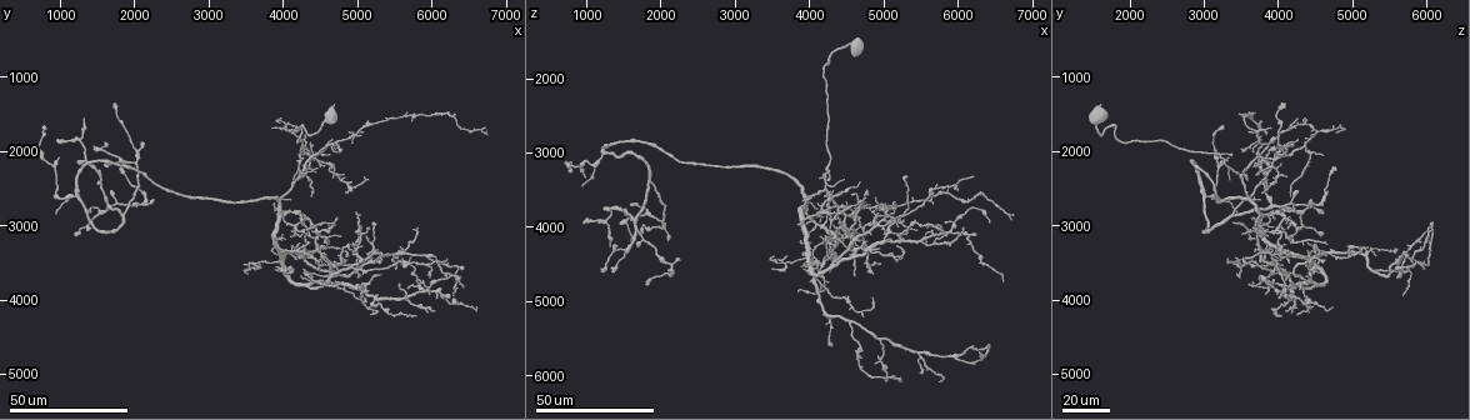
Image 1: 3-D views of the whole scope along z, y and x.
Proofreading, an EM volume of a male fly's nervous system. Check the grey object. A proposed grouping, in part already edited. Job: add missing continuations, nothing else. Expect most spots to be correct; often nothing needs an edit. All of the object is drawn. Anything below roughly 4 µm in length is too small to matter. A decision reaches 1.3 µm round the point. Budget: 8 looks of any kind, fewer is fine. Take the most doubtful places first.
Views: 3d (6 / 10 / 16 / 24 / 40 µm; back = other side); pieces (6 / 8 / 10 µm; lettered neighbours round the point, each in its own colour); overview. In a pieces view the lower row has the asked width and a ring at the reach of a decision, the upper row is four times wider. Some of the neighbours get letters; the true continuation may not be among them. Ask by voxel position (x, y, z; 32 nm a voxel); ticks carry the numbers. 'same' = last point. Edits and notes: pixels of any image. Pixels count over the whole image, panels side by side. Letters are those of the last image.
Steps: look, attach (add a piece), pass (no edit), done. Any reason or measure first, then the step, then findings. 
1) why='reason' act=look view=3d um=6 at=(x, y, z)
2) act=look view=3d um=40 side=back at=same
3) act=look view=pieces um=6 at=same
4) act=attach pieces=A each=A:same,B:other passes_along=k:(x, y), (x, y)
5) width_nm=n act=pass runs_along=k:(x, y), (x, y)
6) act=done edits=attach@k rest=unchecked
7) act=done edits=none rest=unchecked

why='tapers out' act=look view=3d um=40 at=(5800, 4250, 4050)

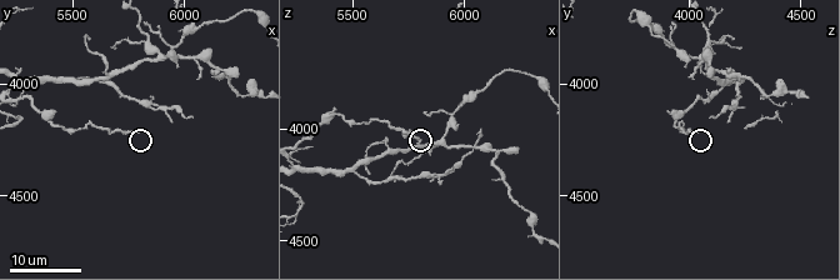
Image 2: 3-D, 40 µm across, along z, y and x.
act=look view=pieces um=8 at=(5780, 4220, 4030)

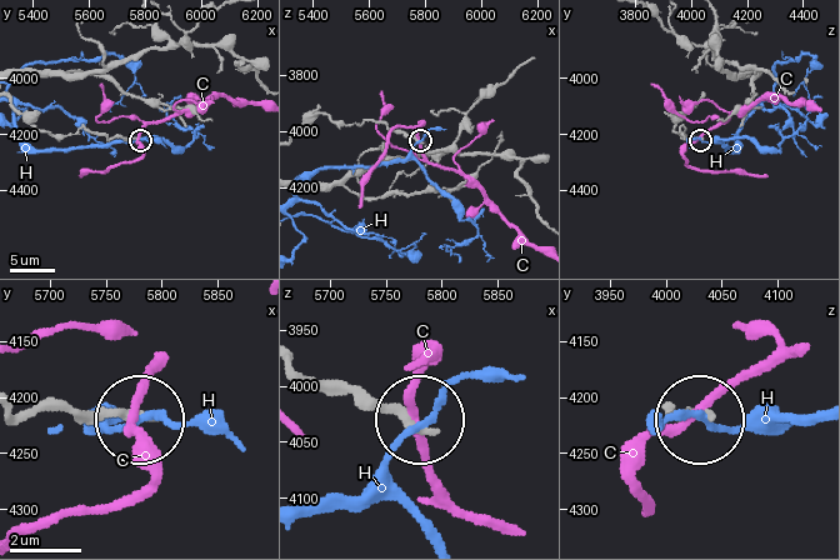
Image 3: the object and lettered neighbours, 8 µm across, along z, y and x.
act=pass each=C:other,H:other runs_along=3:(308, 375), (361, 386), (413, 416) found='none of them fits'

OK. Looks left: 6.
why='end of a long branch' act=look view=3d um=24 at=(5150, 4200, 4250)

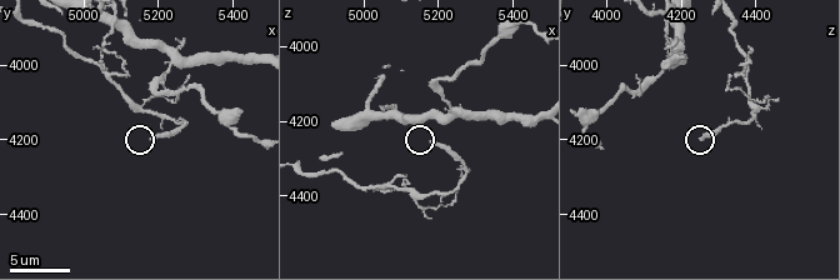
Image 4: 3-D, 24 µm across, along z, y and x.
act=look view=pieces um=6 at=(5180, 4200, 4260)

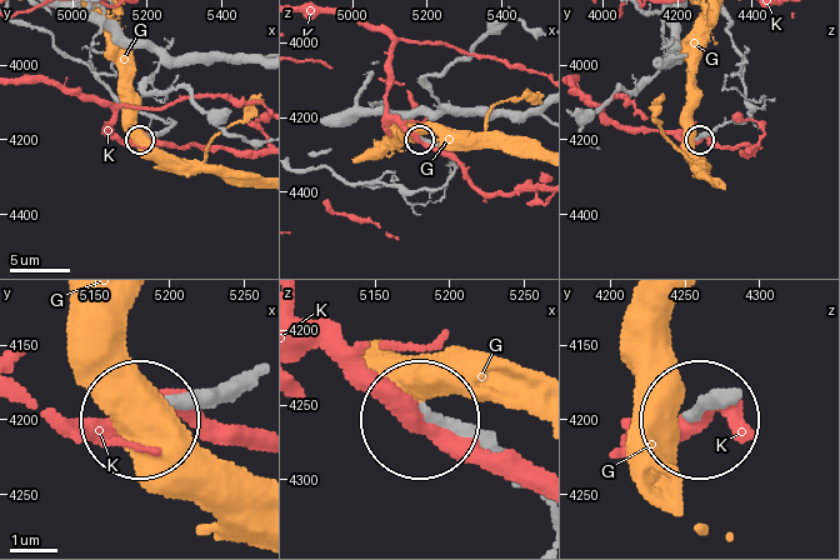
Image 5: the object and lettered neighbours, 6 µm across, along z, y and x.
act=pass each=G:other,K:other runs_along=5:(326, 168), (346, 183), (433, 191), (454, 164), (421, 140) found='no lettered piece goes on from it'

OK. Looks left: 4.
why='branch stops here' act=look view=3d um=24 at=(4800, 3150, 4200)

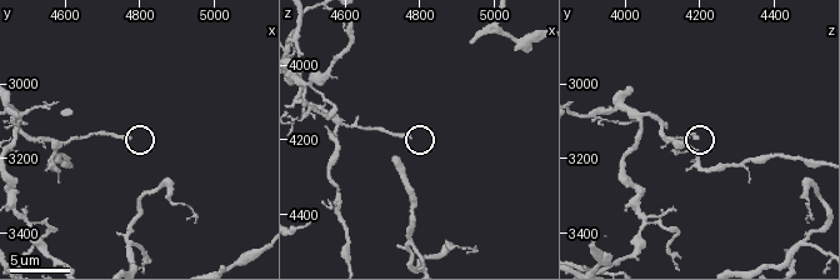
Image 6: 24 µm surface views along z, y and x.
act=look view=pieces um=6 at=(4770, 3150, 4190)

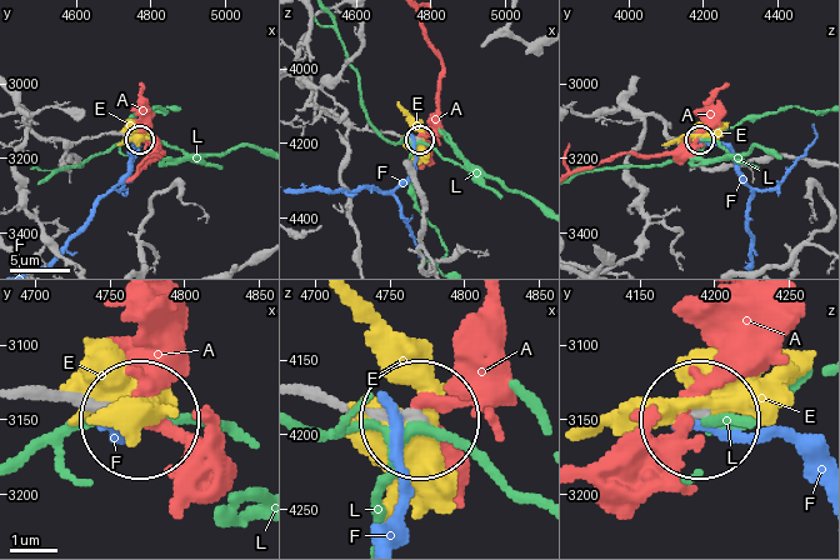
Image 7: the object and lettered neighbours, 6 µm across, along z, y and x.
act=pass each=A:other,E:other,F:other,L:other found='no lettered piece goes on from it'

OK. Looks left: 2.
why='branch stops here' act=look view=3d um=24 at=(4700, 3750, 4250)

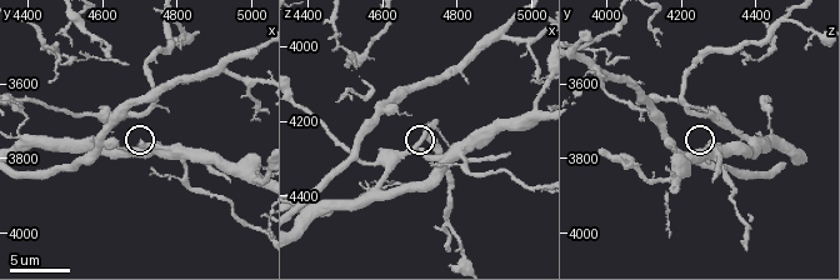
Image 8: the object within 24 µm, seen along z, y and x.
act=look view=pieces um=6 at=(4700, 3760, 4280)

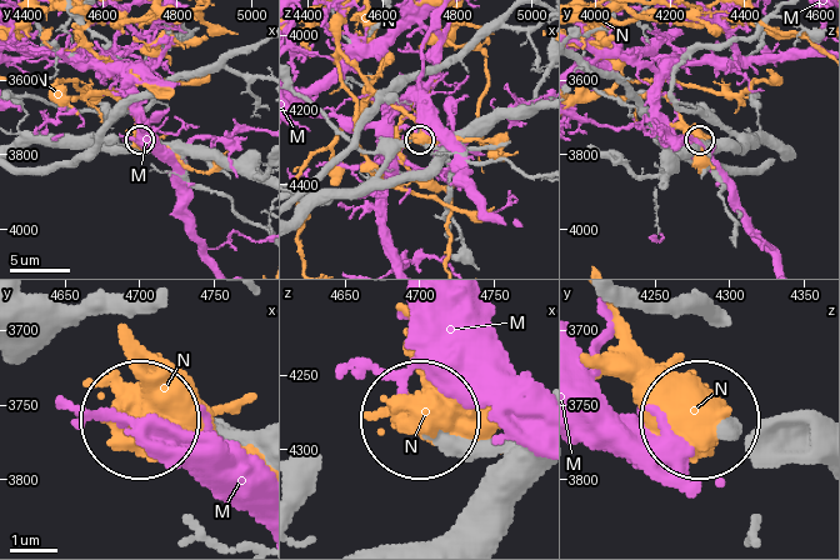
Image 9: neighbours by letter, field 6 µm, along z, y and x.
act=pass each=M:other,N:other found='no lettered piece goes on from it'

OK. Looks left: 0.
act=done edits=none rest=unchecked

